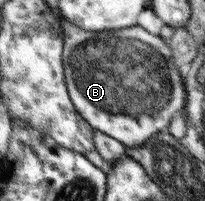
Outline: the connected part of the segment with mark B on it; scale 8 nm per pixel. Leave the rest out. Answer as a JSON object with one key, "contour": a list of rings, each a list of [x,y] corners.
{"contour":[[[61,18],[61,26],[64,38],[64,79],[67,90],[76,111],[94,130],[116,138],[124,146],[138,148],[153,135],[166,130],[172,118],[185,107],[187,103],[185,87],[173,62],[172,50],[166,39],[153,35],[142,27],[94,33],[76,27],[64,18]]]}

